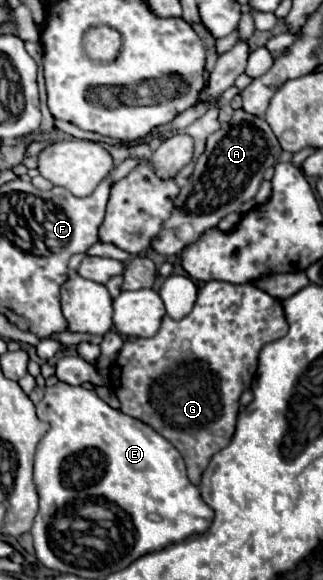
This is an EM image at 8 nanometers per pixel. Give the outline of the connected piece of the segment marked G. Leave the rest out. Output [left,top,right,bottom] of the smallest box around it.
[109,282,287,486]

